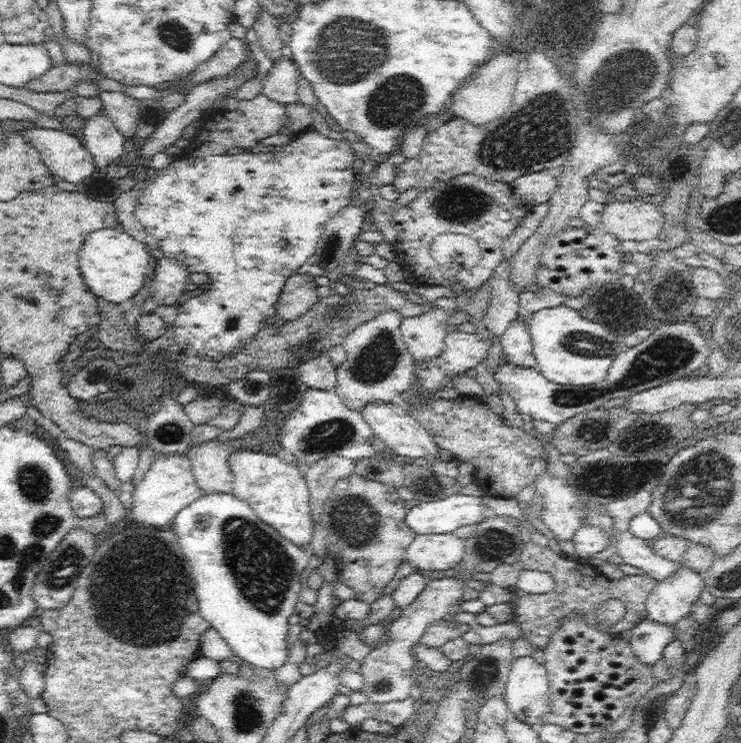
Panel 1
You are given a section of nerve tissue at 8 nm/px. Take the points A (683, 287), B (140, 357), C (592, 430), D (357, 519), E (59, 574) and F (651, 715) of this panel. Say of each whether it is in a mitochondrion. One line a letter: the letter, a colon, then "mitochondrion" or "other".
A: other
B: other
C: mitochondrion
D: mitochondrion
E: mitochondrion
F: other

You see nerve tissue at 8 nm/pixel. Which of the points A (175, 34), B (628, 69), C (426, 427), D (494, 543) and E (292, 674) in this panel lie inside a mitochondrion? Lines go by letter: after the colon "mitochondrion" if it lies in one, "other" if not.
A: mitochondrion
B: mitochondrion
C: other
D: mitochondrion
E: other

